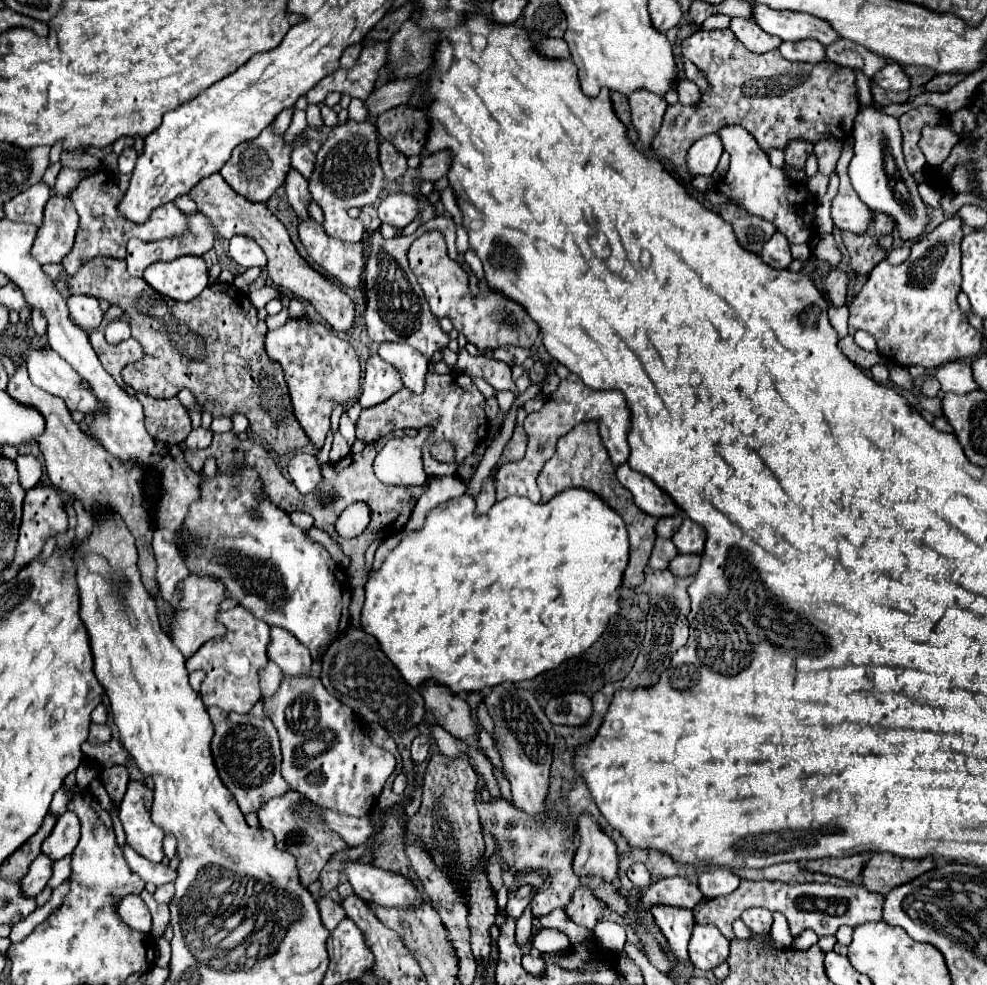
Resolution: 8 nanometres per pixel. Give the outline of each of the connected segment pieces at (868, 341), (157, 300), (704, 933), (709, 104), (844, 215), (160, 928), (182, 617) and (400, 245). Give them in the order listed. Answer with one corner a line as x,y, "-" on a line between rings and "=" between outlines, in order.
856,331
856,335
854,335
854,341
856,341
856,345
860,347
860,349
864,349
864,351
876,351
876,341
874,341
874,337
872,335
868,335
866,331
=
94,257
86,267
78,271
74,277
66,277
66,285
72,293
94,295
96,299
106,299
110,305
118,305
126,311
132,327
132,337
146,351
144,359
124,367
122,377
136,391
146,391
154,397
174,397
180,389
190,389
204,411
210,411
214,417
232,417
234,413
242,413
248,417
250,427
256,435
260,435
270,449
274,449
280,457
290,451
304,449
310,439
302,431
298,419
294,417
288,385
284,379
282,365
270,359
264,351
266,323
258,319
256,307
250,303
248,295
236,289
232,283
212,283
192,301
174,301
158,295
142,277
130,277
124,261
110,257
=
696,925
688,945
690,959
698,969
714,969
730,953
730,941
714,925
=
730,29
694,31
682,41
682,55
702,69
712,85
712,91
704,95
696,107
668,107
664,123
652,143
658,159
664,157
670,171
682,181
692,181
686,167
686,151
690,145
698,137
716,133
724,125
742,125
756,137
764,151
770,147
784,149
790,139
814,143
830,135
840,141
852,135
852,121
860,109
852,69
838,67
830,61
822,65
792,63
784,59
778,49
758,55
748,51
=
844,147
836,165
836,171
840,175
840,191
832,201
832,219
838,229
862,235
862,231
866,233
866,229
874,221
874,211
866,203
862,203
858,199
858,193
852,189
848,177
850,159
852,159
852,149
=
146,889
140,893
140,897
142,897
142,901
148,905
148,909
150,909
150,913
152,913
152,931
150,931
150,935
152,935
154,939
164,937
164,931
166,931
168,921
170,921
170,913
166,911
164,905
156,903
154,897
152,897
=
190,575
180,583
180,589
184,593
182,599
182,611
176,611
174,623
172,623
172,641
174,645
184,653
184,657
190,657
194,651
198,651
206,641
214,637
222,637
226,627
218,623
220,603
226,599
226,585
216,579
214,575
=
434,217
422,227
410,235
410,237
394,237
394,239
384,239
380,231
374,231
368,237
368,253
366,253
366,327
368,335
376,343
384,341
396,341
396,343
406,343
426,357
432,357
434,351
440,347
446,347
450,337
438,327
436,317
430,313
428,303
424,293
420,291
408,263
406,263
406,251
414,239
418,239
424,231
440,231
446,239
448,253
456,253
456,229
454,221
448,217

